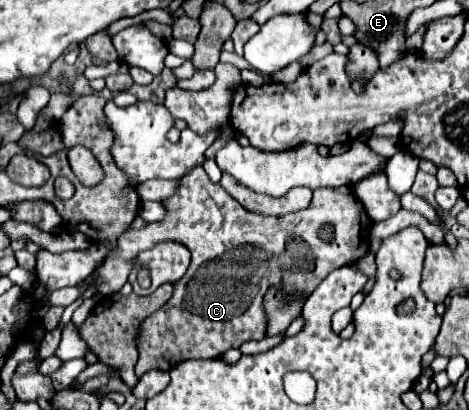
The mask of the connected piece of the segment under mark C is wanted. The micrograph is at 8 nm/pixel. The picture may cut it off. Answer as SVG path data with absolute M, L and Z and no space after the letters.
M194 167L188 175L178 179L174 195L164 199L162 205L166 209L164 219L148 223L146 227L136 231L126 231L126 235L122 235L118 241L116 253L112 257L106 257L106 261L98 269L98 275L94 279L86 279L86 287L94 283L96 291L104 296L112 295L119 292L127 282L133 263L141 251L149 250L166 240L184 243L190 249L190 269L180 281L174 283L172 297L138 327L138 377L152 369L170 371L176 363L186 359L214 359L232 347L240 347L244 341L264 339L268 323L268 317L264 315L264 295L270 287L278 287L290 299L306 299L330 271L350 265L370 251L370 219L364 213L362 203L358 203L354 195L342 195L332 189L316 189L312 203L306 209L282 217L268 217L244 209L218 183L212 183L202 167Z

